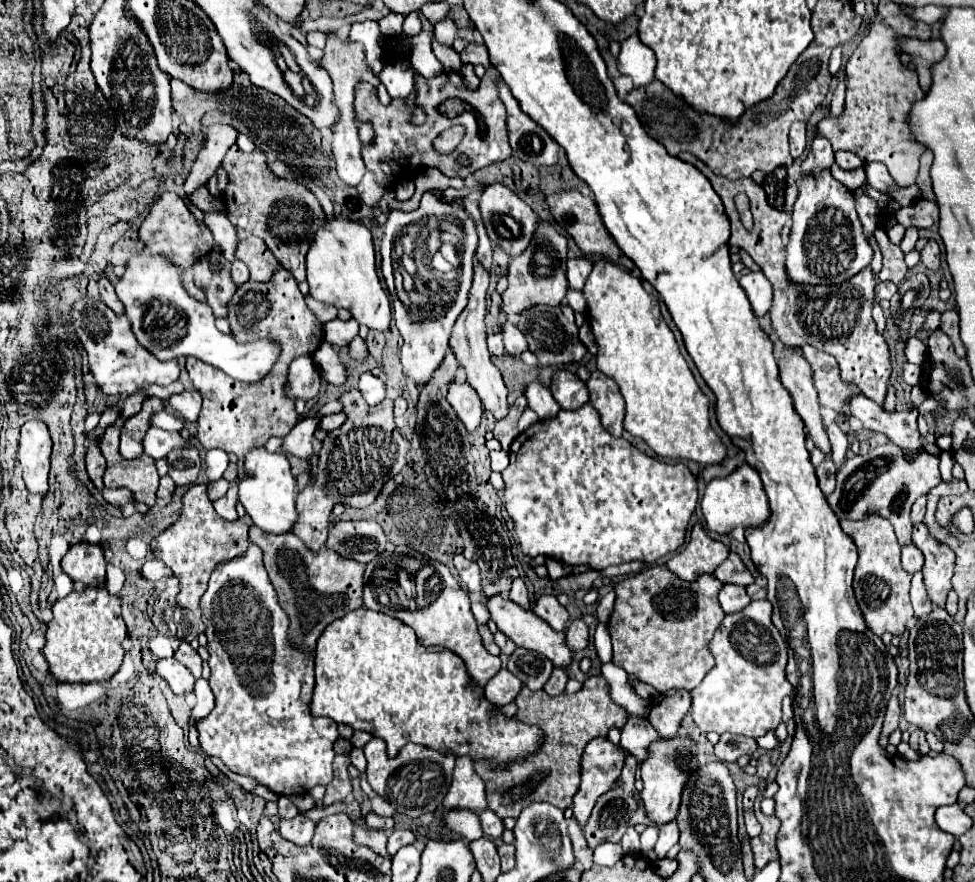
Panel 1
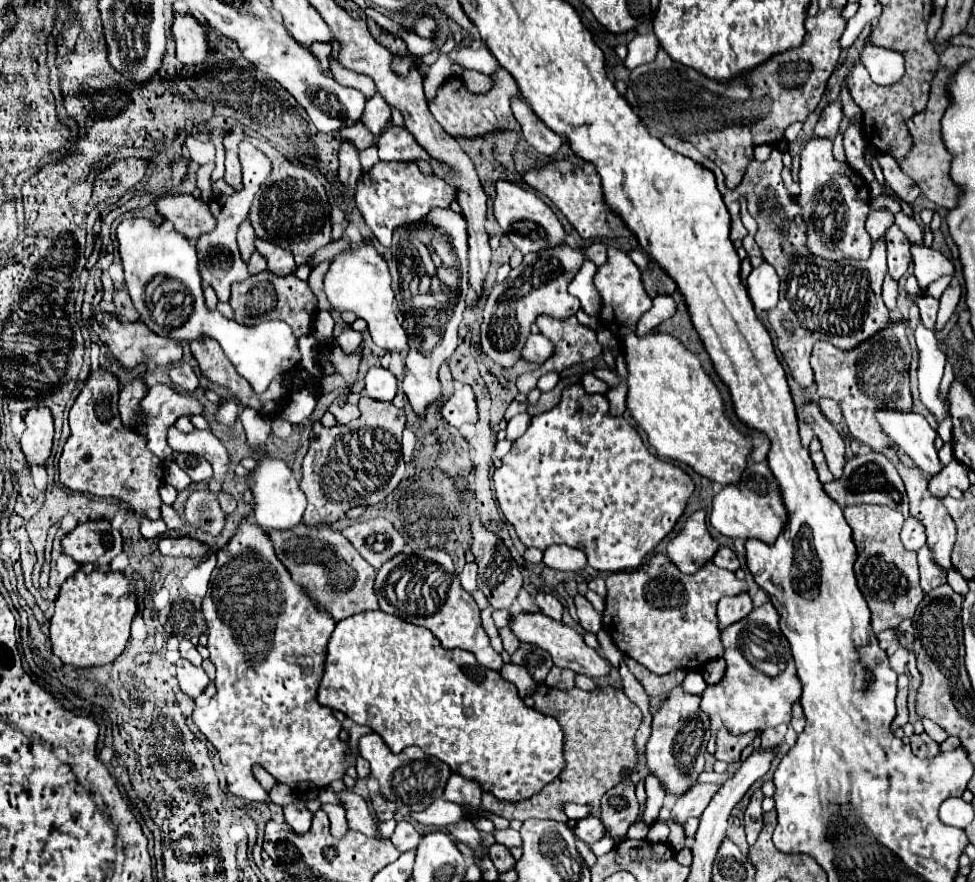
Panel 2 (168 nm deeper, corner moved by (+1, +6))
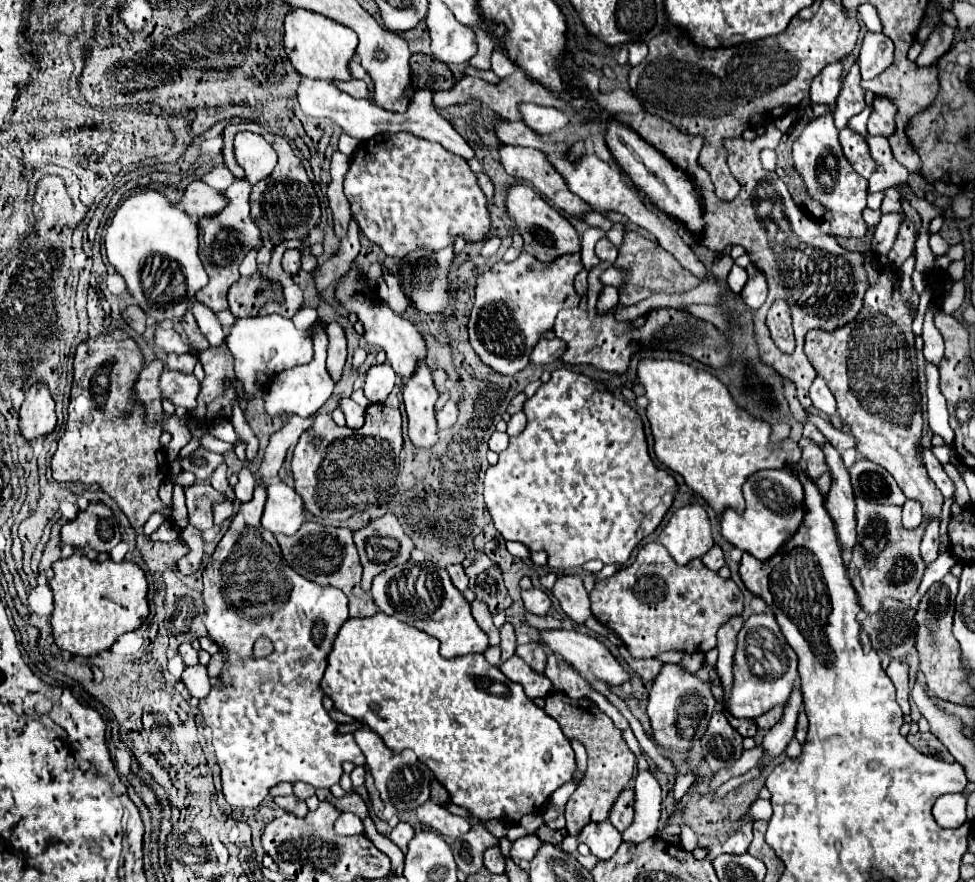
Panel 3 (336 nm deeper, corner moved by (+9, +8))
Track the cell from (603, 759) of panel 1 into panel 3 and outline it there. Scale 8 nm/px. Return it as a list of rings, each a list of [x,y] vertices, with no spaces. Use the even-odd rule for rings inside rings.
[[[601,821],[601,823],[593,823],[593,825],[585,825],[585,829],[581,829],[581,833],[577,833],[577,837],[567,835],[561,843],[561,847],[569,853],[577,851],[579,843],[589,845],[591,853],[595,857],[607,859],[611,857],[617,847],[621,845],[621,833],[609,823],[609,821]]]

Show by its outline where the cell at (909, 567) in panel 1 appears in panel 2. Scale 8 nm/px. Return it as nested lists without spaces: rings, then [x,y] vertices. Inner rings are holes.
[[[911,517],[905,519],[903,531],[901,531],[901,541],[909,551],[919,551],[925,545],[925,527],[921,523],[921,519]]]

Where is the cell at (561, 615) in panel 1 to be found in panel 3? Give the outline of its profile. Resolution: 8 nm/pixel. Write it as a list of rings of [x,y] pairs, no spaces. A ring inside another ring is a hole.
[[[529,589],[529,591],[521,591],[525,609],[537,615],[547,615],[549,607],[551,607],[551,599],[541,591],[541,589]]]

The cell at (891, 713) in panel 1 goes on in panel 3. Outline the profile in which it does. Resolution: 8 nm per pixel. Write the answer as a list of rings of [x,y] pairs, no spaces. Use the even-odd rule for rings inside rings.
[[[891,661],[887,667],[887,675],[897,689],[897,703],[905,717],[909,715],[909,675],[907,675],[907,671],[909,671],[909,667],[901,661]]]

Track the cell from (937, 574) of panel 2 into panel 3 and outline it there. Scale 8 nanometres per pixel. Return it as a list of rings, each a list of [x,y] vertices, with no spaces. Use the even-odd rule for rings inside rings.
[[[935,521],[933,525],[925,527],[923,539],[921,539],[921,557],[925,561],[925,565],[933,563],[939,555],[939,523]]]

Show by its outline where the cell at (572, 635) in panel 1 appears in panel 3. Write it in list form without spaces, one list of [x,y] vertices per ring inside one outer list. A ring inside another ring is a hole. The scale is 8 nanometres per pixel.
[[[559,577],[553,595],[561,603],[561,609],[575,621],[575,623],[585,623],[591,617],[591,601],[589,593],[583,587],[583,581],[579,577]]]

